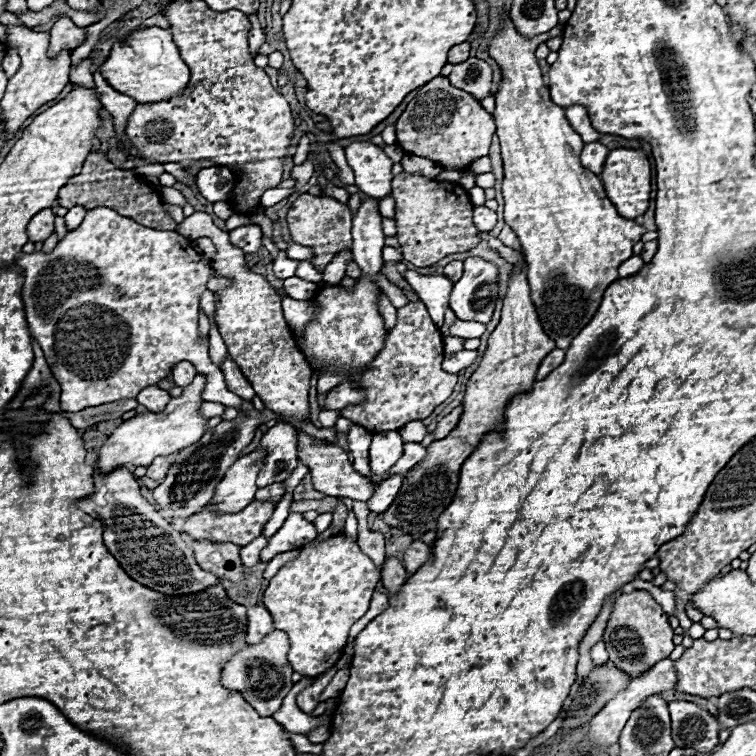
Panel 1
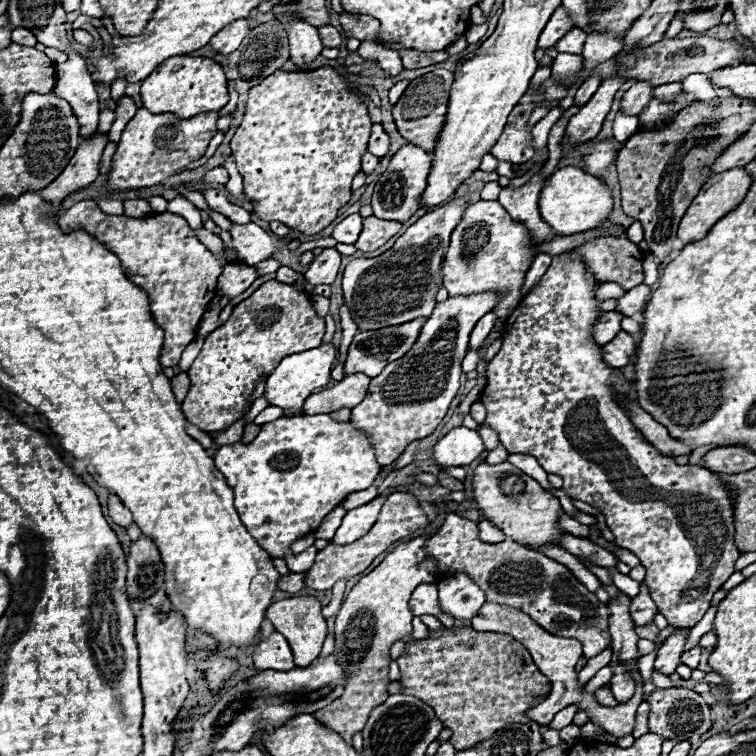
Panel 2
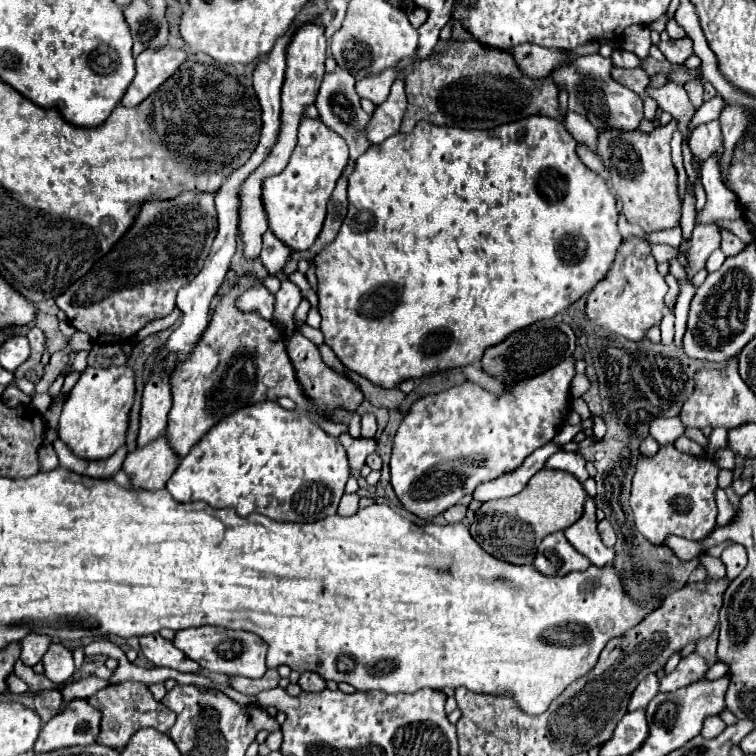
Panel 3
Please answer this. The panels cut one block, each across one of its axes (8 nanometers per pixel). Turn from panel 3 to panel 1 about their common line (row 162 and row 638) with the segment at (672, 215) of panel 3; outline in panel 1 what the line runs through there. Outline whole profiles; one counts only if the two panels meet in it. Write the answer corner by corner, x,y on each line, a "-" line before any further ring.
634,590
630,594
622,594
614,602
614,612
608,620
604,642
610,654
610,662
616,664
616,668
624,670
624,674
636,678
648,672
648,668
652,668
656,660
664,660
670,656
675,647
673,636
668,616
662,612
660,604
654,602
650,592

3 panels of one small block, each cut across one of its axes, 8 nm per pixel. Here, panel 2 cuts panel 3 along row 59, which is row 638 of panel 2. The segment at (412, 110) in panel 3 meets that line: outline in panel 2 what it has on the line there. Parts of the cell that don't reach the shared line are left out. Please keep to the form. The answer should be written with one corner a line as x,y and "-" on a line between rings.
442,628
440,632
430,632
424,640
406,642
406,654
398,658
398,664
404,672
400,680
404,686
402,694
416,696
434,708
444,726
452,730
450,742
456,750
464,750
472,744
478,744
480,740
486,740
486,736
492,736
492,732
504,728
504,724
530,722
524,712
542,702
538,696
546,698
550,692
550,680
540,674
528,650
512,636
498,632
476,632
474,628

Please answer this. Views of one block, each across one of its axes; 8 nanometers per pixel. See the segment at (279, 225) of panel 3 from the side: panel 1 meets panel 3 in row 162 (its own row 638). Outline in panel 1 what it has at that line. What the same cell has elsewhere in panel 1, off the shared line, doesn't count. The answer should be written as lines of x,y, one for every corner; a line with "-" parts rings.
344,532
334,534
320,542
306,544
304,548
300,548
296,560
280,568
280,572
270,580
262,600
268,612
272,612
274,628
284,630
288,634
290,640
288,662
292,664
294,672
300,672
306,678
314,678
338,662
338,658
342,656
342,648
348,640
348,630
360,616
366,614
372,592
378,582
380,582
380,570
372,564
372,560
364,552
360,552
356,538

